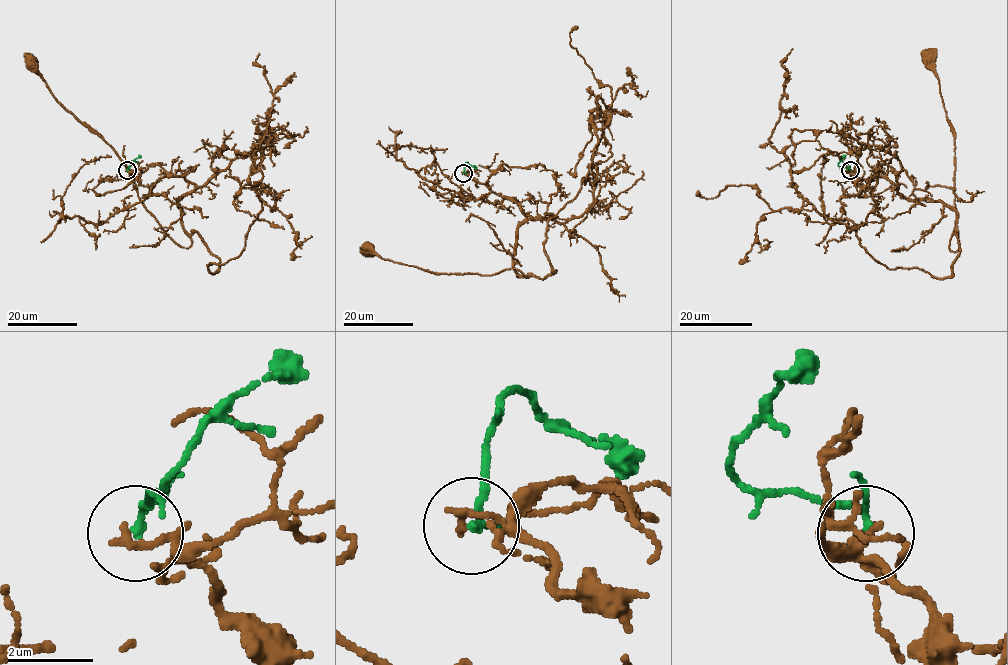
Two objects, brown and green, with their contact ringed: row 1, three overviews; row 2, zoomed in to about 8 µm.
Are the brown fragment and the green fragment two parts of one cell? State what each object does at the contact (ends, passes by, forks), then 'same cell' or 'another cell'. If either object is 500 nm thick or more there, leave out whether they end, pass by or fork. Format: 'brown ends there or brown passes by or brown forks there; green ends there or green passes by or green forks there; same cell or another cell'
brown ends there; green passes by; another cell

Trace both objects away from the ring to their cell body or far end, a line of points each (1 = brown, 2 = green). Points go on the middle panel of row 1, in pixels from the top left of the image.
1: (463, 173), (530, 216), (518, 228), (512, 257), (518, 275), (527, 278), (514, 268), (434, 273), (368, 249)
2: (463, 173), (466, 162), (477, 169)

